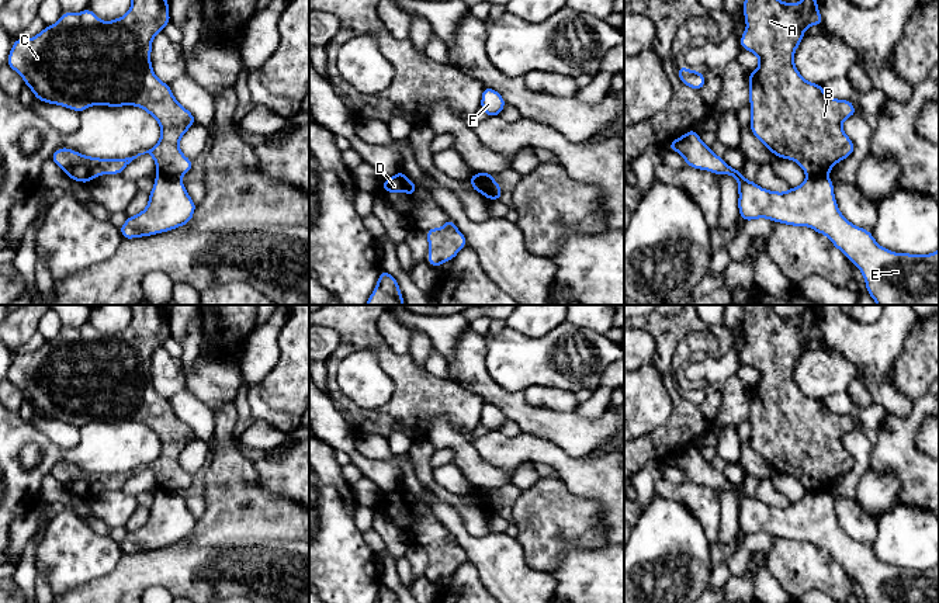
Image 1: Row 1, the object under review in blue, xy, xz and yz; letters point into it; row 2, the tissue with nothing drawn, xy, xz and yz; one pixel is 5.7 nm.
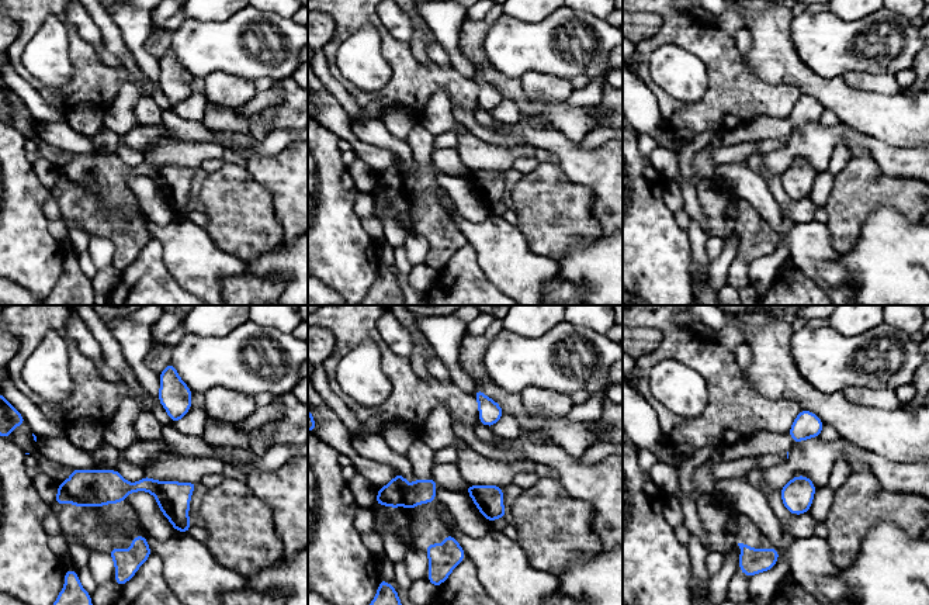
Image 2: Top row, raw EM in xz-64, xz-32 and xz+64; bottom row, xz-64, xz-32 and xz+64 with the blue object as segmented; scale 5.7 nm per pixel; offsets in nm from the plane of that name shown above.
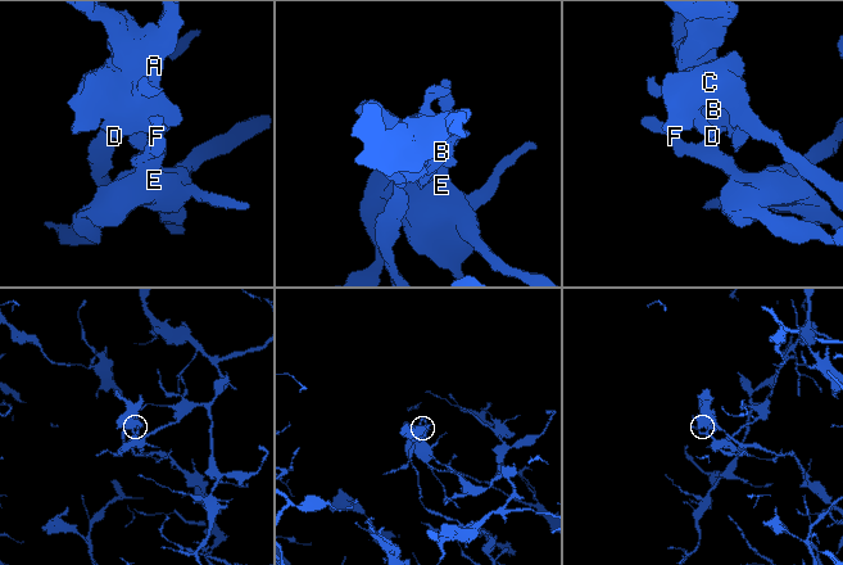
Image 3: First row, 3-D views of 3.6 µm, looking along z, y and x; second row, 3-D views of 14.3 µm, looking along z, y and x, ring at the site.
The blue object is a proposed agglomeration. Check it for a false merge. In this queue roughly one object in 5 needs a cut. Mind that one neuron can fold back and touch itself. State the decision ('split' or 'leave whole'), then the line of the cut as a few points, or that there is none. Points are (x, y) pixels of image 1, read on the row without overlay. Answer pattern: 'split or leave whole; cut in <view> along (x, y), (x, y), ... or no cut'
split; cut in xz along (481, 488), (485, 509)

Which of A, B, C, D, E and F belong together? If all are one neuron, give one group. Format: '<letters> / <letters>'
A B C D / E F

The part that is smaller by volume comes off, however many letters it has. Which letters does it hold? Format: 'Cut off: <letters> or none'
Cut off: A, B, C, D

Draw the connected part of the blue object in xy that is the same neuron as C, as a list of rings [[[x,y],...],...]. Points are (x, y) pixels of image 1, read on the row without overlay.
[[[128,305],[132,312],[129,326],[112,336],[101,336],[90,323],[82,328],[62,328],[59,336],[51,342],[45,342],[38,350],[31,354],[14,354],[13,363],[7,372],[7,380],[15,385],[24,398],[32,405],[35,413],[48,417],[67,422],[73,426],[103,419],[107,422],[135,420],[150,429],[162,443],[159,457],[143,468],[138,468],[125,474],[100,474],[84,471],[69,462],[59,462],[52,469],[52,476],[58,479],[70,495],[89,498],[100,489],[121,489],[122,485],[138,471],[149,468],[156,478],[159,489],[170,492],[181,492],[193,482],[193,475],[186,472],[180,462],[180,454],[190,441],[195,439],[194,430],[177,417],[167,398],[160,396],[153,388],[150,378],[152,356],[156,349],[164,344],[171,336],[169,330],[169,318],[163,305]]]

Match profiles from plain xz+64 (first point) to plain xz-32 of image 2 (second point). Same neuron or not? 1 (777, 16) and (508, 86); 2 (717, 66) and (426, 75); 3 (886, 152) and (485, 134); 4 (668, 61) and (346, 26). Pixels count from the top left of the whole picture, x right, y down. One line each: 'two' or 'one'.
1: one
2: one
3: one
4: two

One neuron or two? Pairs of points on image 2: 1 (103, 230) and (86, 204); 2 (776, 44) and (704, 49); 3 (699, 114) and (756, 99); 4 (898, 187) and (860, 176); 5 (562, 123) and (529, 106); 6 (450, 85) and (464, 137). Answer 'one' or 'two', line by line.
1: one
2: two
3: one
4: one
5: one
6: two

